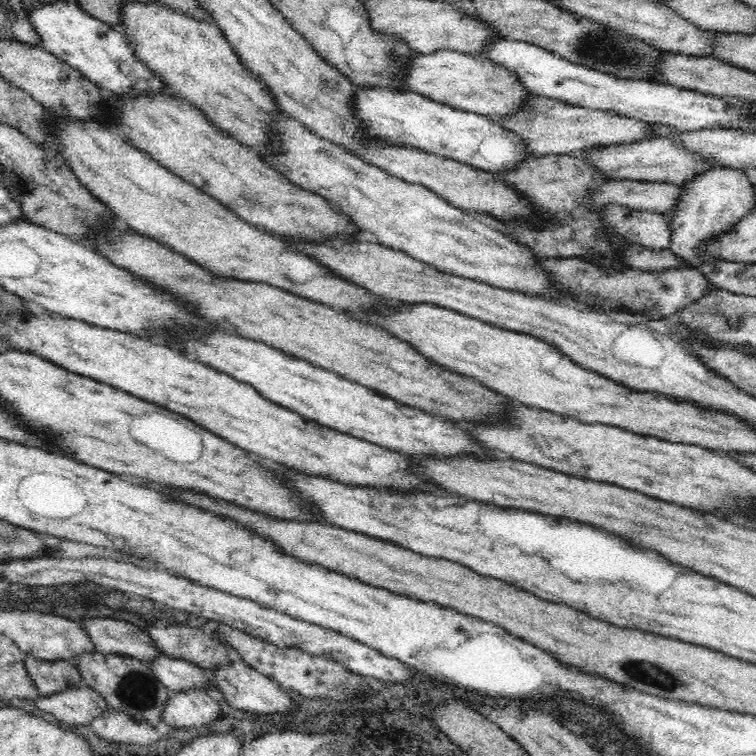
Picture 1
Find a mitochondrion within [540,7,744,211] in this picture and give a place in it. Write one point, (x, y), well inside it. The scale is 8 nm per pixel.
(593, 46)

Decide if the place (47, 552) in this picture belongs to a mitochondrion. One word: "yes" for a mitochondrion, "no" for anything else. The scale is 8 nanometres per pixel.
no

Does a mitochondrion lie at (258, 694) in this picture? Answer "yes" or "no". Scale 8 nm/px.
no

